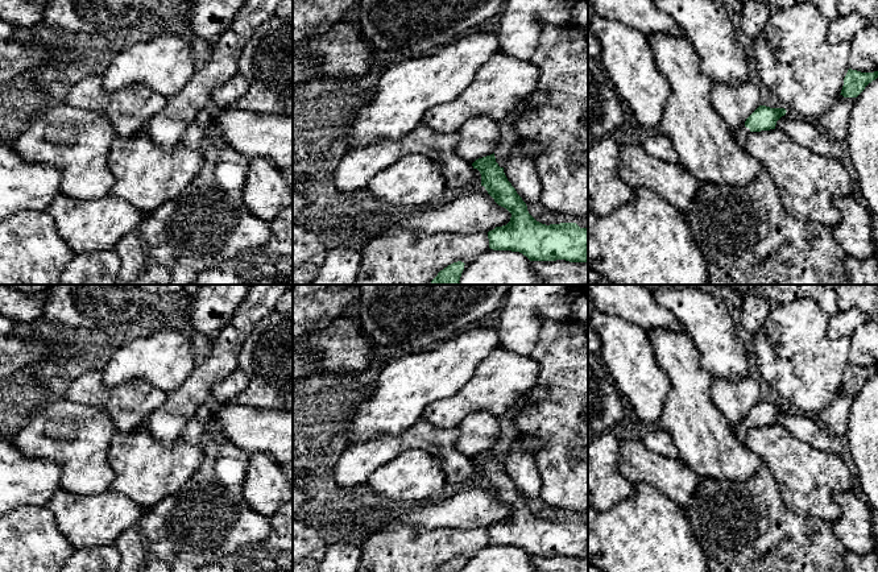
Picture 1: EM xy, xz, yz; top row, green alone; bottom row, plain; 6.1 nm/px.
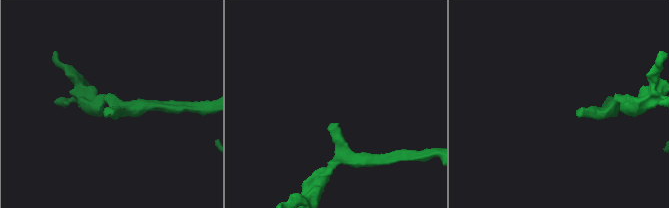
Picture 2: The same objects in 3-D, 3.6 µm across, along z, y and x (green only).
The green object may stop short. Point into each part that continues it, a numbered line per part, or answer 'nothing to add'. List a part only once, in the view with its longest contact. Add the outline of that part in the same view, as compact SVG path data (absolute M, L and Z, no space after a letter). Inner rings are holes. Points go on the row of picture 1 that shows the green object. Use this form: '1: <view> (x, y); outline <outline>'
1: yz (740, 135); outline M744 124L741 128L733 130L732 134L740 146L745 146L750 129Z

